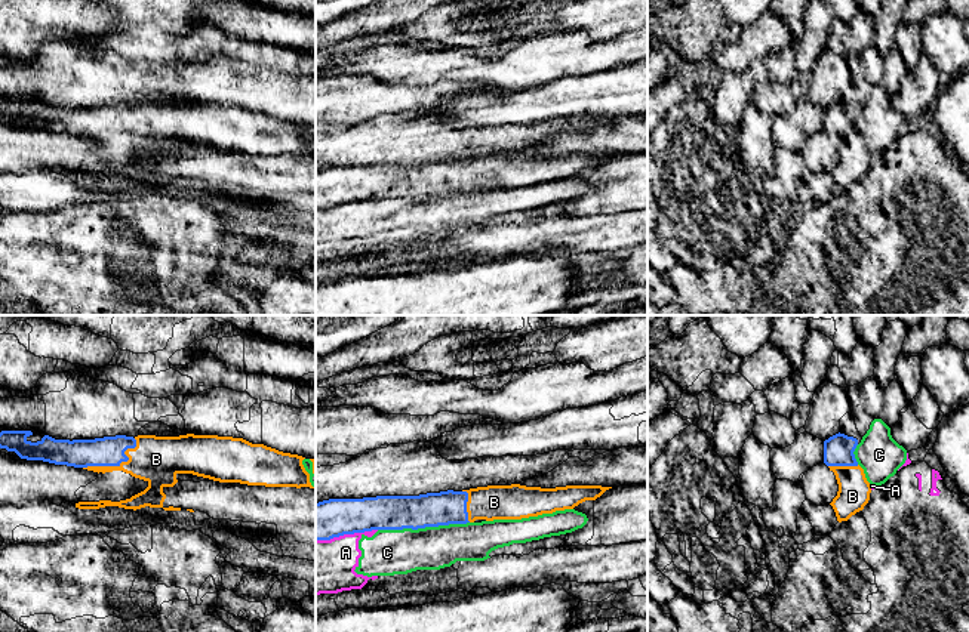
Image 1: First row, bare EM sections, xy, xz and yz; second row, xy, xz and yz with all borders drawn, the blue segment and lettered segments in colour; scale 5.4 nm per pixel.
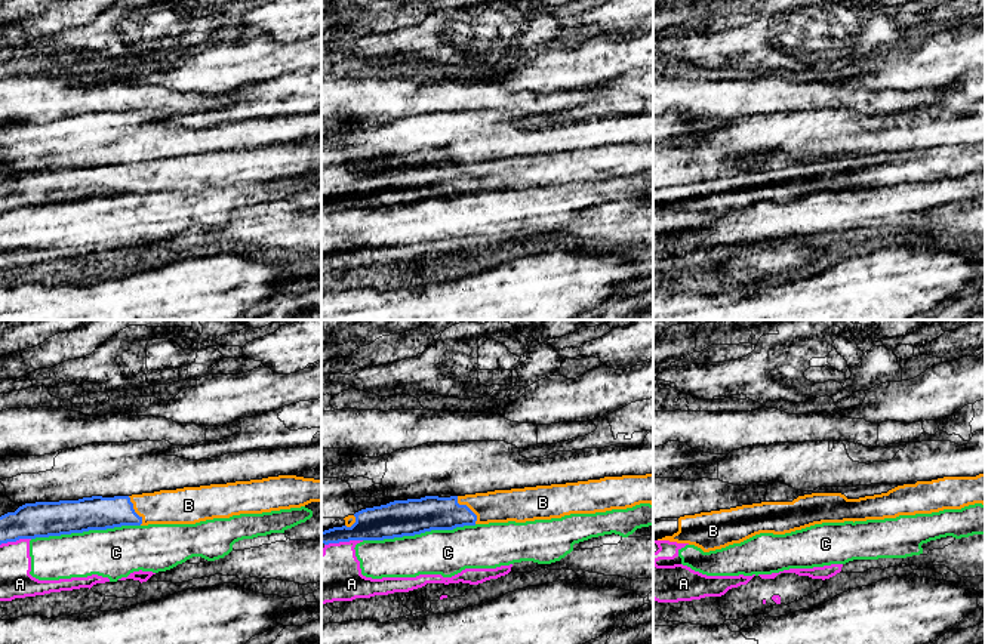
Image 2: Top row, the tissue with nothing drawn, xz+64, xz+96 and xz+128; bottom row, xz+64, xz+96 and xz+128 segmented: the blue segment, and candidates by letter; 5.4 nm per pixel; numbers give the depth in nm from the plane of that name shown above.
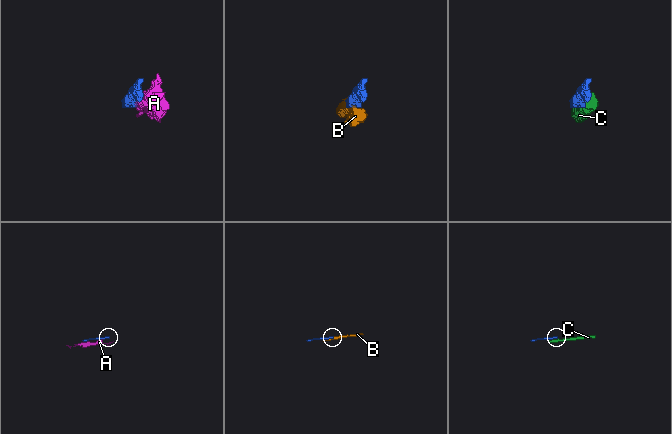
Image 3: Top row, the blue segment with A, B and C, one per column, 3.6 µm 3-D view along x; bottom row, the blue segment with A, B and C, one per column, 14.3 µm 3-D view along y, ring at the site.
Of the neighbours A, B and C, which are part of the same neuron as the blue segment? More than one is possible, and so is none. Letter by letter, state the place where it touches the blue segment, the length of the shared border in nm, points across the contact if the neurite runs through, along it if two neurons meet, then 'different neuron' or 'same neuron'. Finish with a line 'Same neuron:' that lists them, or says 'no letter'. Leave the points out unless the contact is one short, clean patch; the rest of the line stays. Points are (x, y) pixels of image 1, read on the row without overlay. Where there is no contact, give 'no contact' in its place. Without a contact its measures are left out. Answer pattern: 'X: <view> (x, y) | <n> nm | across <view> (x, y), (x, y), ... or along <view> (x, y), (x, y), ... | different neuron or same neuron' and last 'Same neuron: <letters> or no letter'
A: xz (345, 202) | 340 nm | different neuron
B: xy (117, 133) | 340 nm | same neuron
C: xz (423, 196) | 500 nm | different neuron
Same neuron: B

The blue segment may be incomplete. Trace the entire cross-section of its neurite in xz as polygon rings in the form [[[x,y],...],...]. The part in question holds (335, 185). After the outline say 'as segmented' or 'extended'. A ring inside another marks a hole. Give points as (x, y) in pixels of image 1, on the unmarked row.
[[[511,152],[419,164],[329,167],[316,172],[316,209],[372,198],[418,198],[476,188],[522,188],[573,178],[585,169],[596,169],[609,157],[612,155],[541,157]]]; extended

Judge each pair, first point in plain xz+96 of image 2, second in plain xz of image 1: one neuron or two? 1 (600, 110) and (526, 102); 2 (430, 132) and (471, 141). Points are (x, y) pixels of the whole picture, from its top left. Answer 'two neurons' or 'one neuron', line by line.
1: one neuron
2: one neuron

